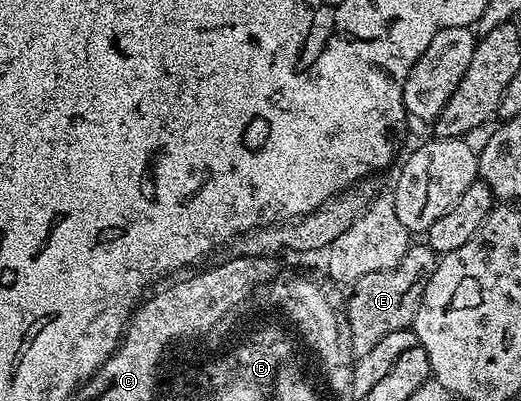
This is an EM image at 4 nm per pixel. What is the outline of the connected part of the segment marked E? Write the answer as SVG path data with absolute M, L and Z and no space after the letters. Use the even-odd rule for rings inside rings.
M414 242L394 268L367 273L352 283L350 291L353 292L348 292L345 315L354 356L371 353L371 349L375 349L375 345L379 345L387 333L412 328L413 318L421 304L427 281L431 281L431 273L435 273L438 258L428 242Z

